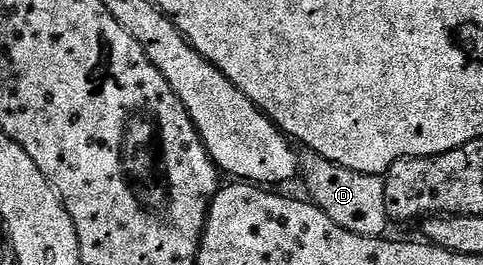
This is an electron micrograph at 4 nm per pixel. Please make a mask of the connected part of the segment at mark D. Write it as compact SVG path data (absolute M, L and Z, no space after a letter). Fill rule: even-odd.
M307 150L302 153L300 159L301 178L305 180L305 186L309 192L308 197L312 203L318 205L321 211L327 215L331 221L336 222L342 229L357 233L358 236L382 237L389 217L384 208L384 179L377 175L363 175L357 171L341 167L339 164L331 163L316 152Z

